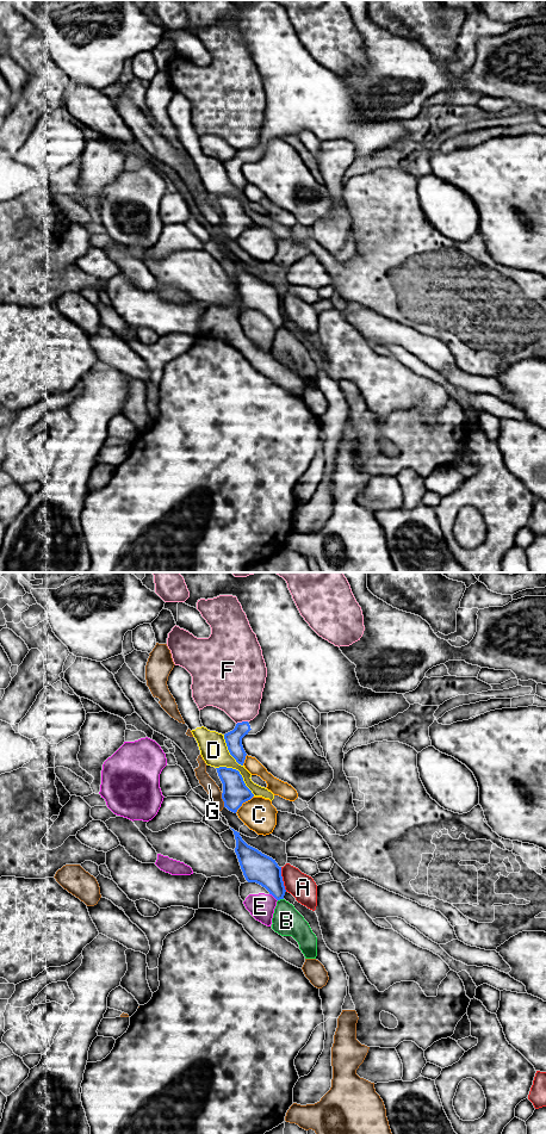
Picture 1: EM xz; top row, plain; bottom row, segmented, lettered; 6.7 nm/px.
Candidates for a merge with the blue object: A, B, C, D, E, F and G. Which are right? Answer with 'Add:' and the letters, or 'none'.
Add: none

